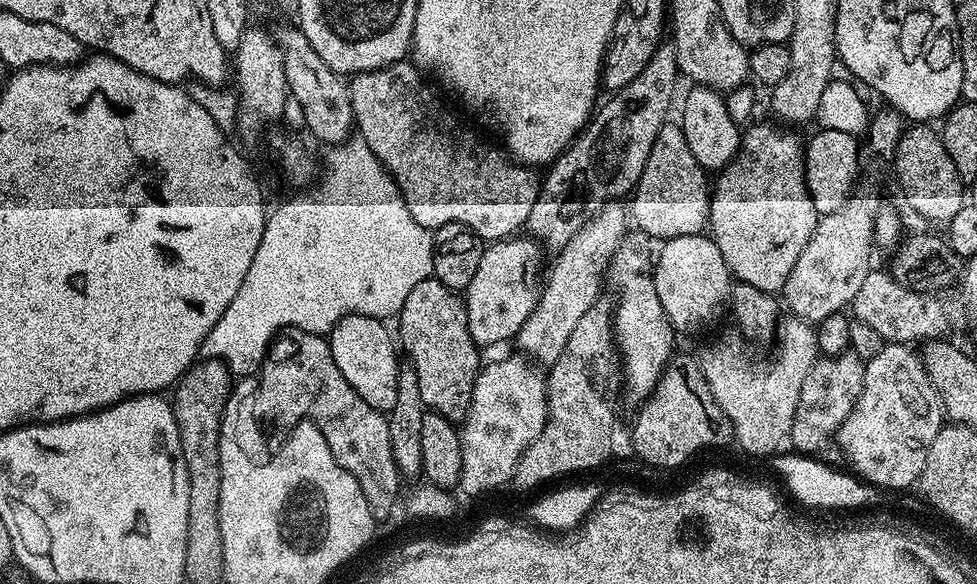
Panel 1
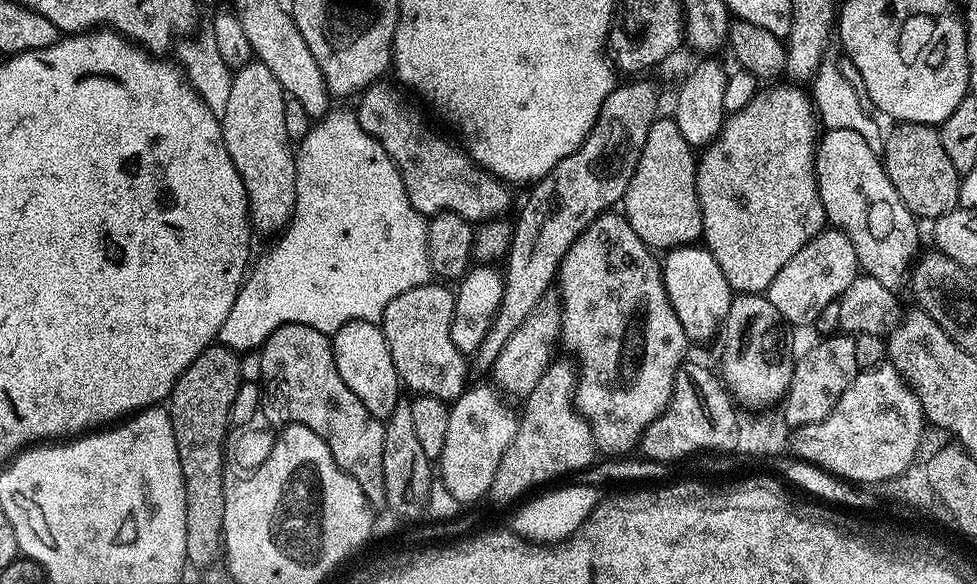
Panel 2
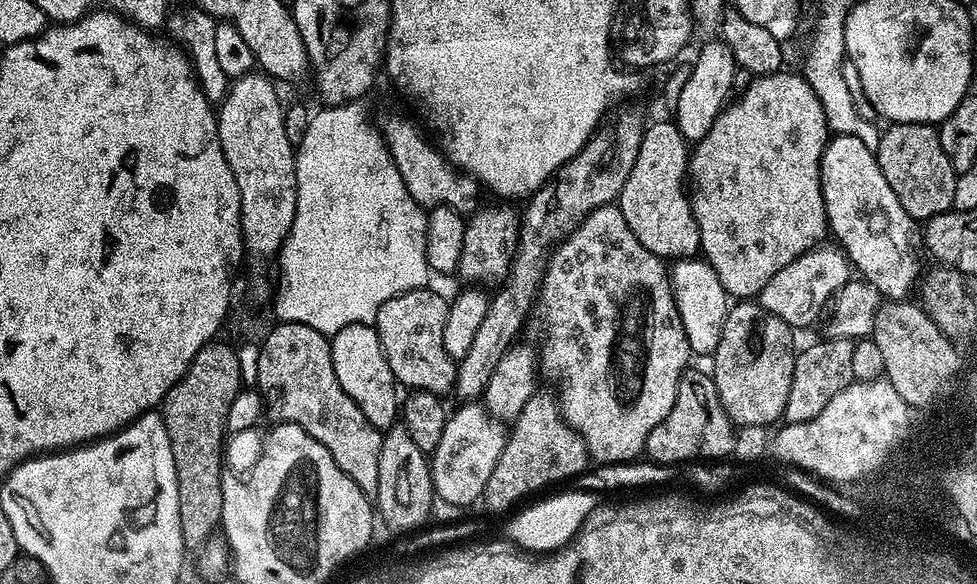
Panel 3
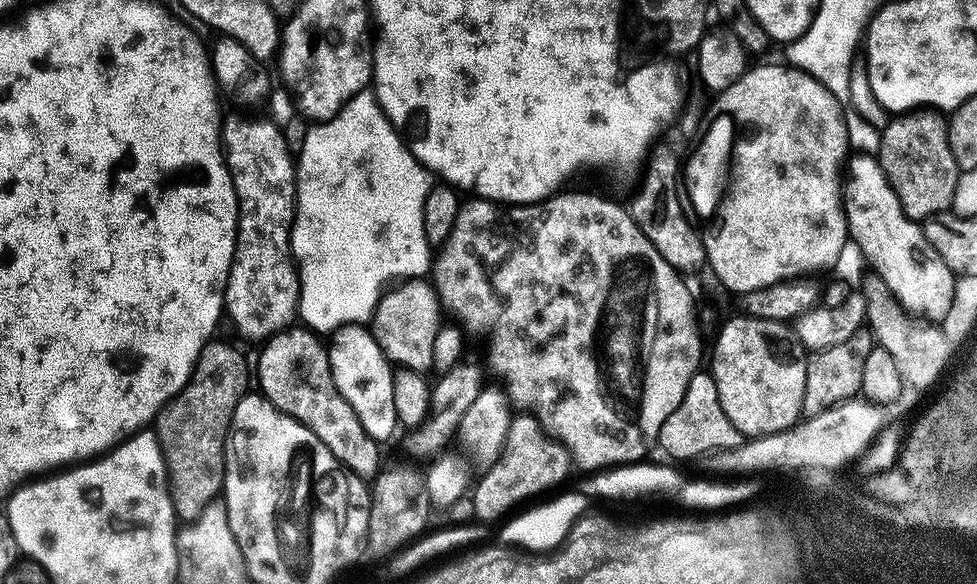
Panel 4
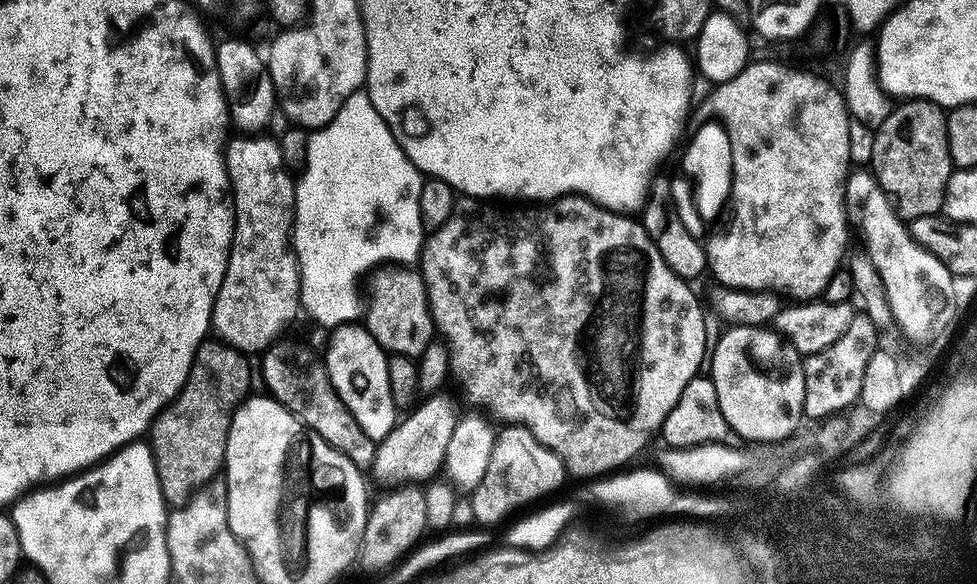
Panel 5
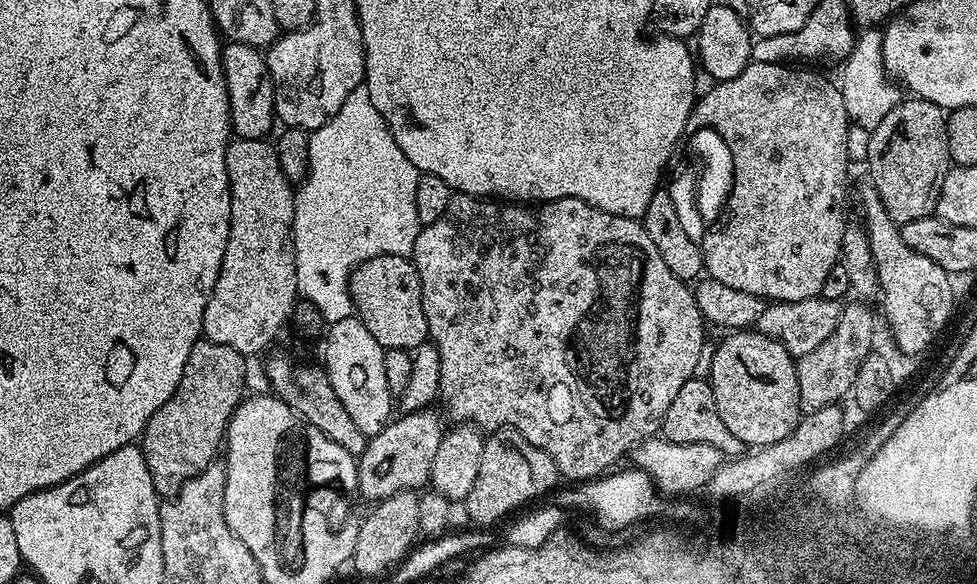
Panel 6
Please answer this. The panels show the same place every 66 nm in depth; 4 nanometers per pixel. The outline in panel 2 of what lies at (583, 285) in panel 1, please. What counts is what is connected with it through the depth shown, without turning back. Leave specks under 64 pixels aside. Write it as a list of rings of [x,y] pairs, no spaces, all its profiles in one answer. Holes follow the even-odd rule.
[[[555,294],[543,296],[534,306],[534,310],[530,310],[522,326],[518,326],[518,330],[510,334],[506,346],[502,346],[498,358],[490,365],[493,376],[491,379],[498,380],[512,392],[521,392],[521,394],[532,392],[538,378],[542,378],[542,374],[554,362],[554,357],[557,355],[555,354],[556,343],[558,345],[561,343],[563,326],[564,313],[561,297],[558,298]]]

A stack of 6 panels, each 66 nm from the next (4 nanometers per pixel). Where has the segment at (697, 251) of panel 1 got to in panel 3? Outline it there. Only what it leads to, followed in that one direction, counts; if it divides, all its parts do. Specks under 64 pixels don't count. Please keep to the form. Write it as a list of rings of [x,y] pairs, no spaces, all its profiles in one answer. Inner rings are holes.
[[[687,257],[677,259],[670,268],[669,280],[672,293],[686,330],[689,351],[693,355],[715,355],[718,342],[721,341],[722,326],[728,317],[730,298],[708,262],[702,258]]]

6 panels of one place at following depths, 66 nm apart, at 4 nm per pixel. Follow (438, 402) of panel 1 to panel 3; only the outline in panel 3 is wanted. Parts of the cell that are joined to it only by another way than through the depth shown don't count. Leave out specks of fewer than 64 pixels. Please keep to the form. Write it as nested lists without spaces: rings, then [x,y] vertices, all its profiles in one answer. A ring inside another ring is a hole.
[[[428,286],[415,288],[382,302],[374,327],[397,385],[404,387],[405,384],[405,389],[432,392],[443,397],[444,392],[451,393],[456,387],[457,361],[446,354],[442,342],[449,301],[430,289]]]

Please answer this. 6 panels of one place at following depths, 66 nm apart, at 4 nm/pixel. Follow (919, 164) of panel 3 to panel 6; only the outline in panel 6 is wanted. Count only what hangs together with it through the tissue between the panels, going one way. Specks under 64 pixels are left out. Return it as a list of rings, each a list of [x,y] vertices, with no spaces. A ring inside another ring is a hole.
[[[904,98],[898,106],[894,106],[894,110],[890,110],[890,114],[886,114],[886,118],[882,118],[882,122],[878,122],[876,128],[871,129],[866,161],[868,176],[872,179],[871,187],[878,194],[886,214],[898,226],[935,213],[940,187],[950,167],[946,146],[947,121],[945,109],[939,108],[934,102],[919,98]]]

